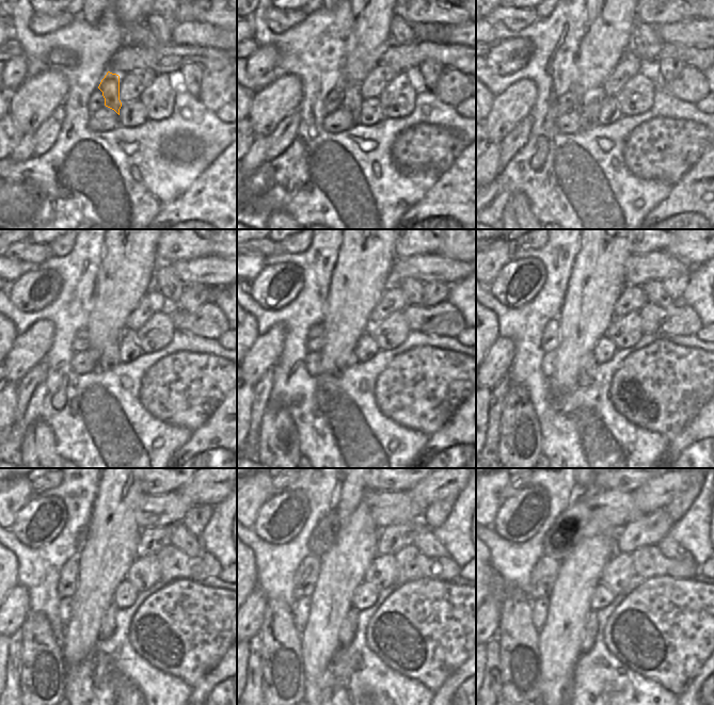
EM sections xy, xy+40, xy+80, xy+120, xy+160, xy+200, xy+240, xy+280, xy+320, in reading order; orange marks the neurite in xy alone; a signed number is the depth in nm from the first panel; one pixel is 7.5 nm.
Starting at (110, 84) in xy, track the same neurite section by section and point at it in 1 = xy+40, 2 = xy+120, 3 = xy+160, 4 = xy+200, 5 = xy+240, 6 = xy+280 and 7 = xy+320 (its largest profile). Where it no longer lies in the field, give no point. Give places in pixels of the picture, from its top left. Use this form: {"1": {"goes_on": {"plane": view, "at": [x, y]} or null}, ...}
{"1": {"goes_on": {"plane": "xy+40", "at": [351, 100]}}, "2": {"goes_on": {"plane": "xy+120", "at": [109, 358]}}, "3": {"goes_on": {"plane": "xy+160", "at": [352, 359]}}, "4": {"goes_on": {"plane": "xy+200", "at": [585, 374]}}, "5": {"goes_on": {"plane": "xy+240", "at": [108, 624]}}, "6": {"goes_on": {"plane": "xy+280", "at": [348, 628]}}, "7": {"goes_on": {"plane": "xy+320", "at": [591, 624]}}}

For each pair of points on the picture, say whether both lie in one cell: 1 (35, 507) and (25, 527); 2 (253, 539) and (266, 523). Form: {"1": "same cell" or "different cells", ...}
{"1": "same cell", "2": "different cells"}

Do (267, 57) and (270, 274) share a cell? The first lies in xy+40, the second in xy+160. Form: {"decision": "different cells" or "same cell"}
{"decision": "same cell"}

